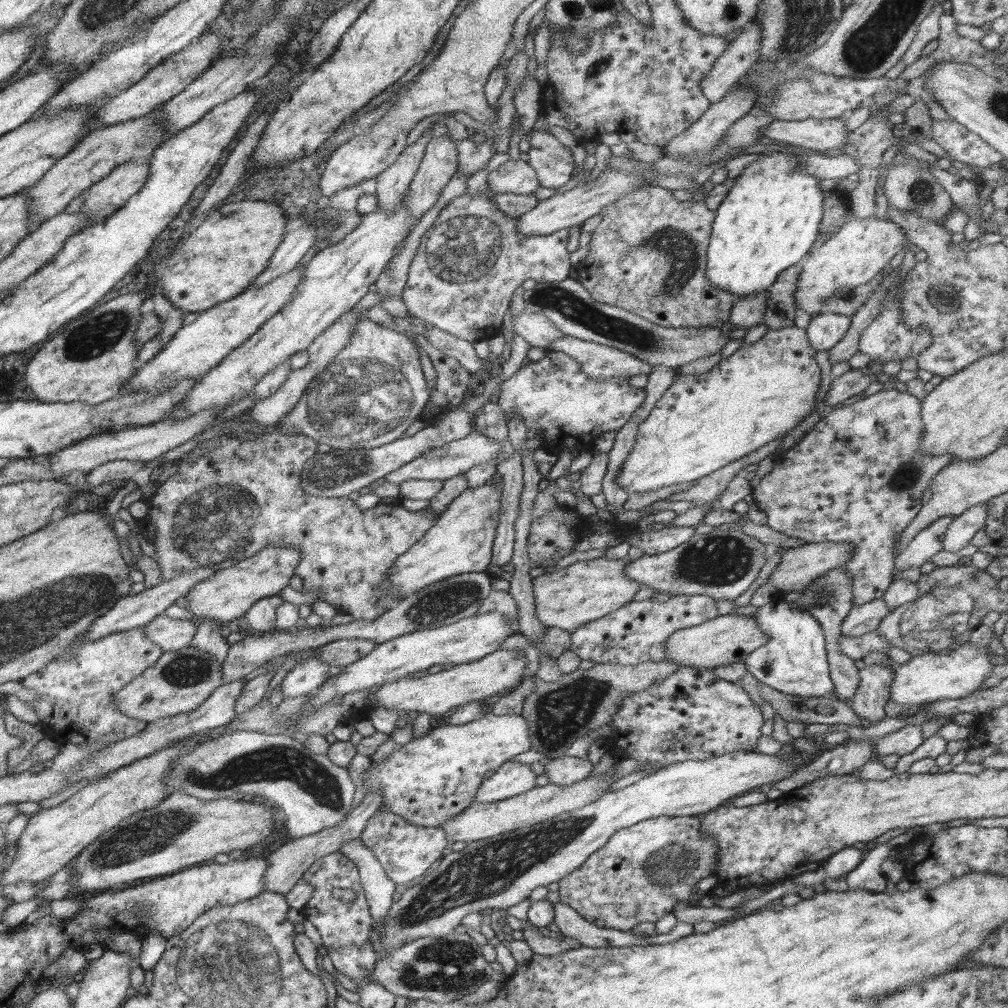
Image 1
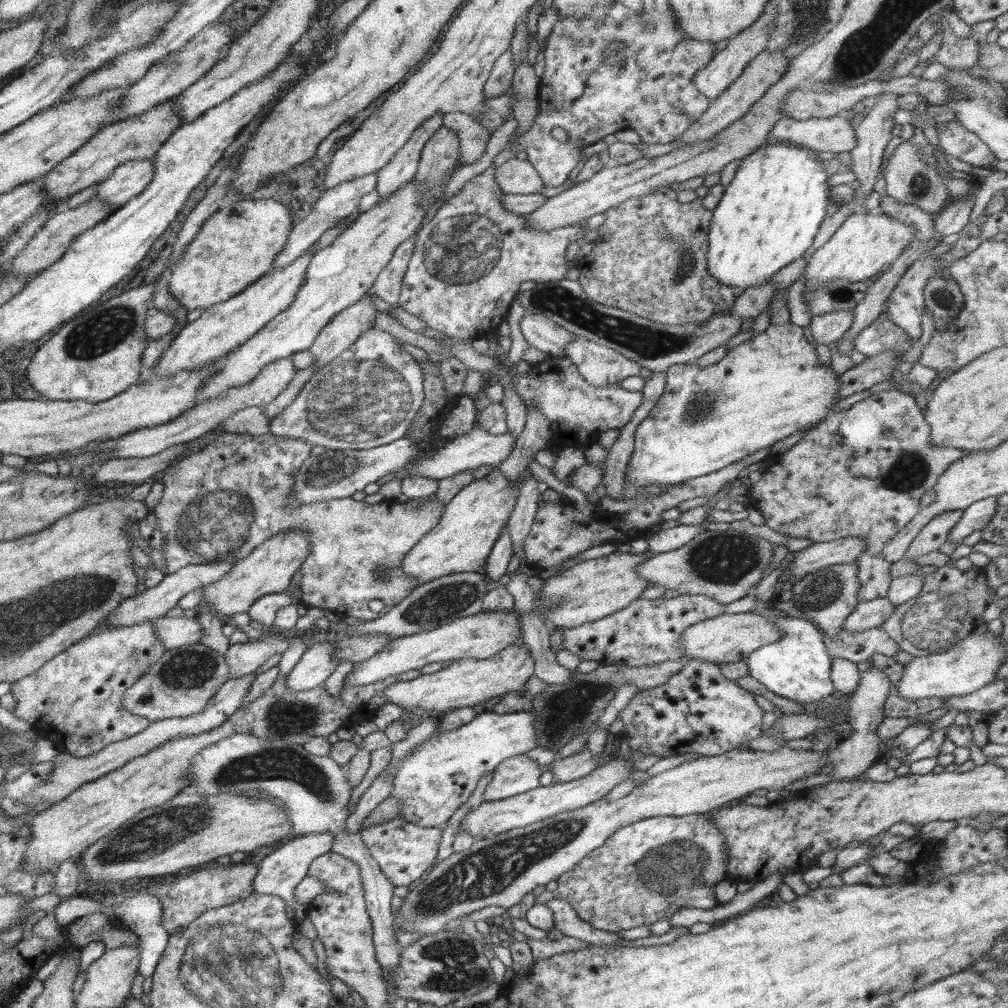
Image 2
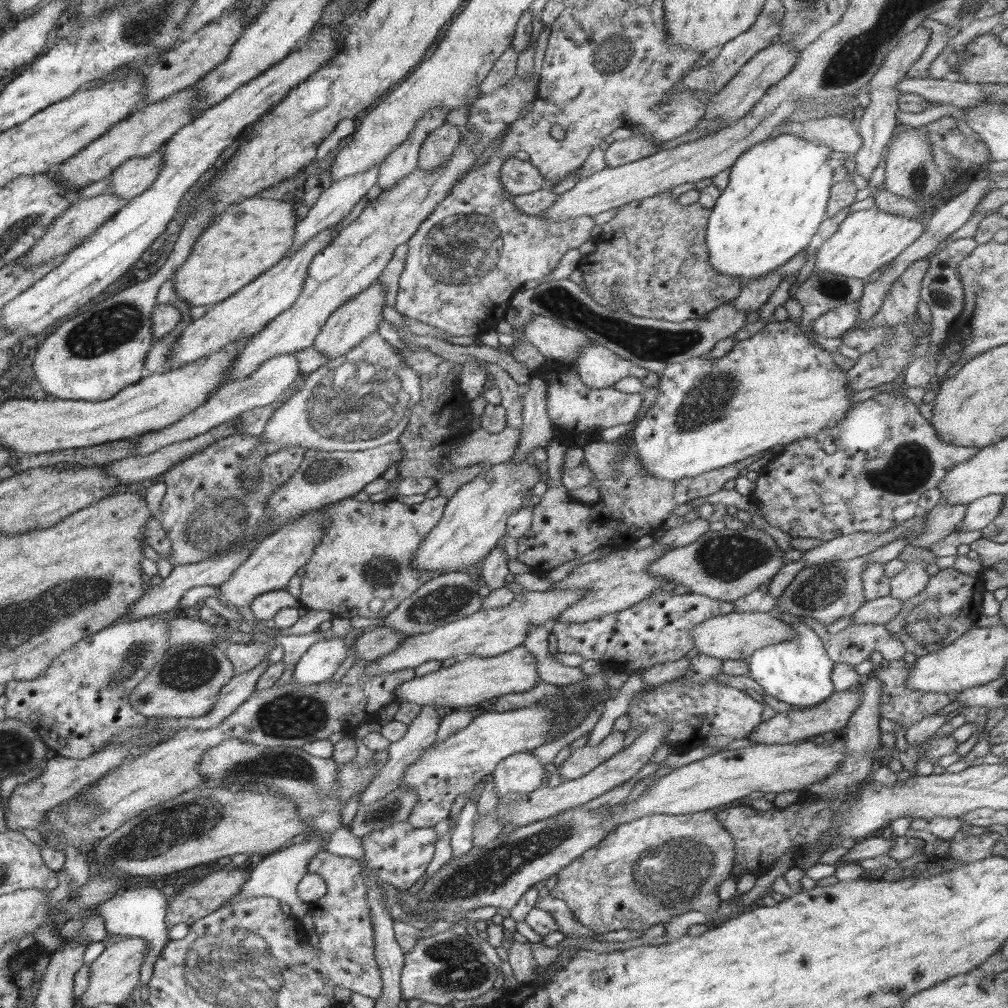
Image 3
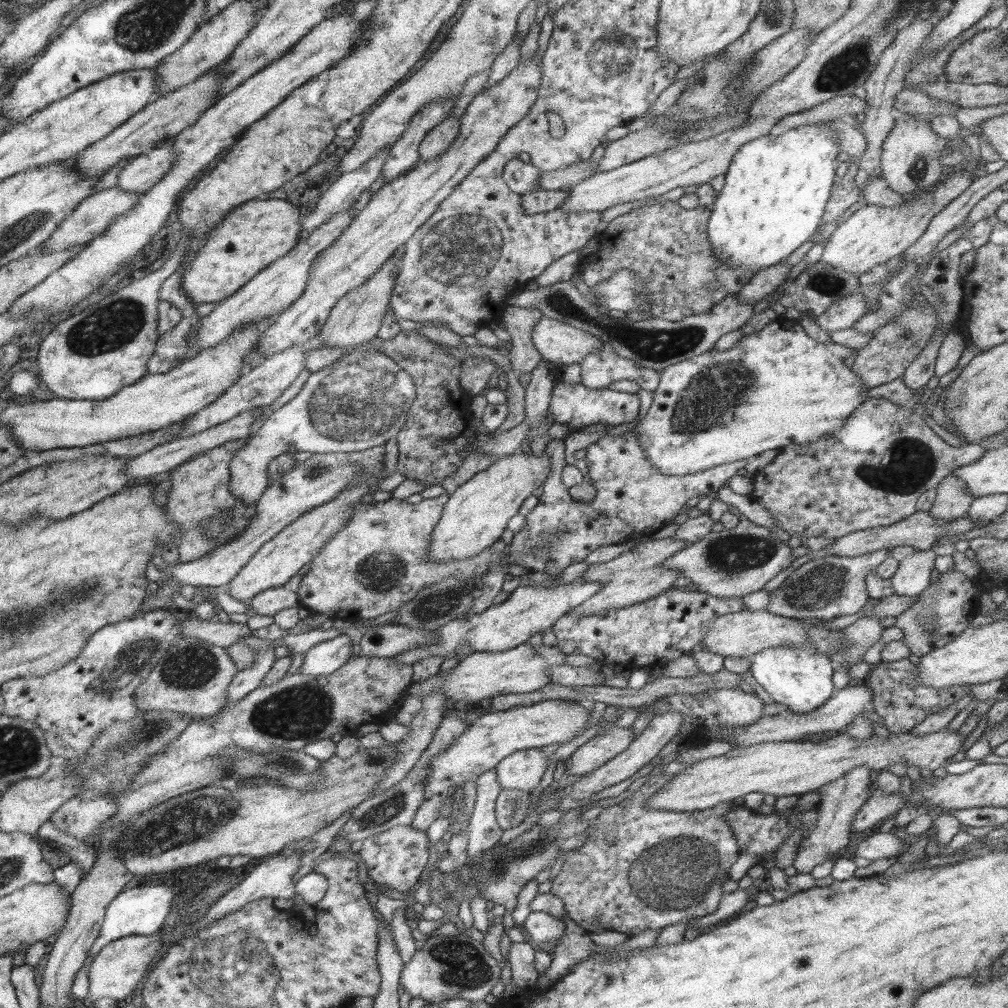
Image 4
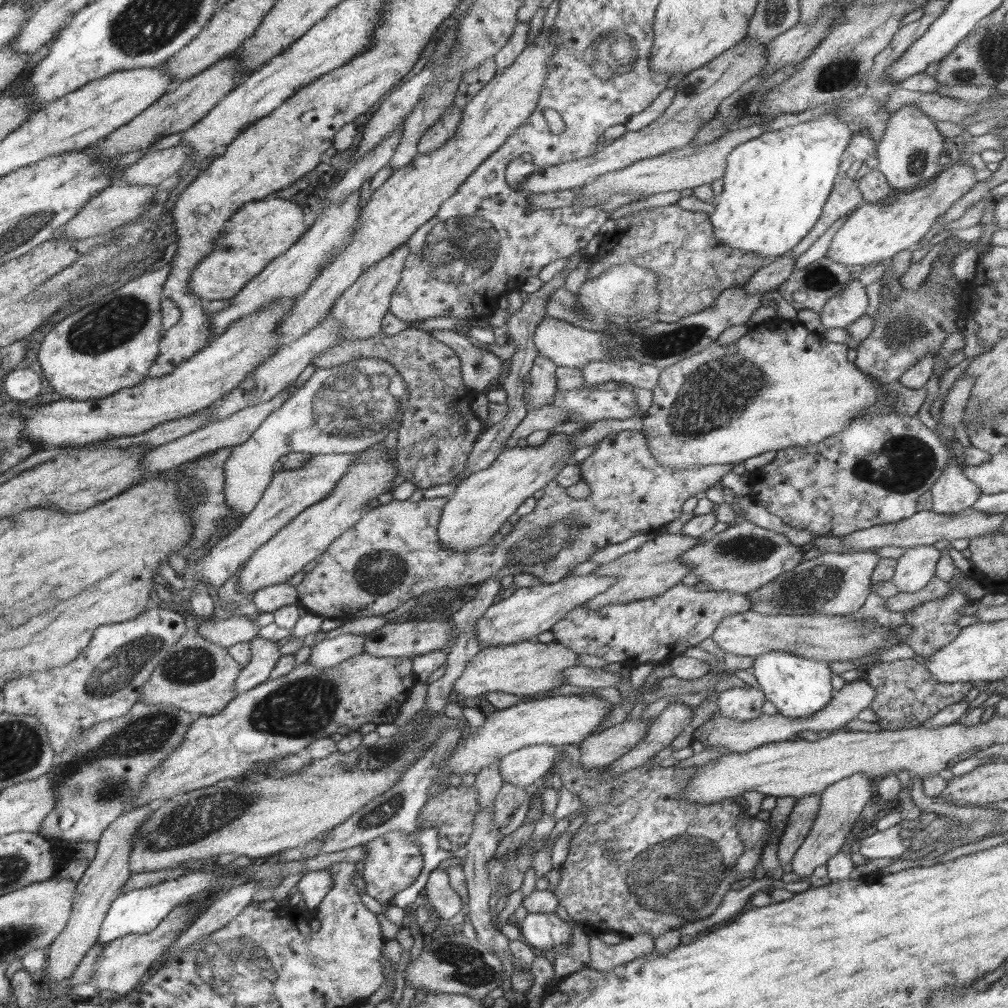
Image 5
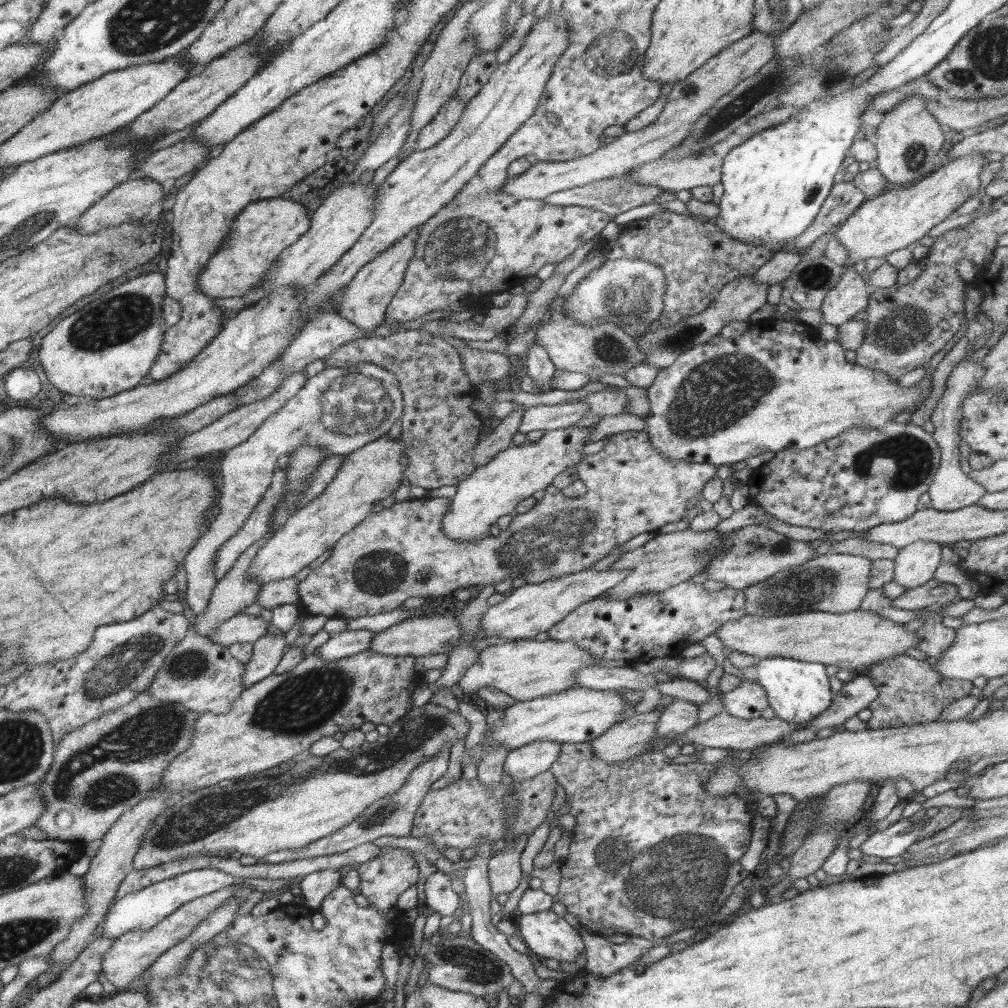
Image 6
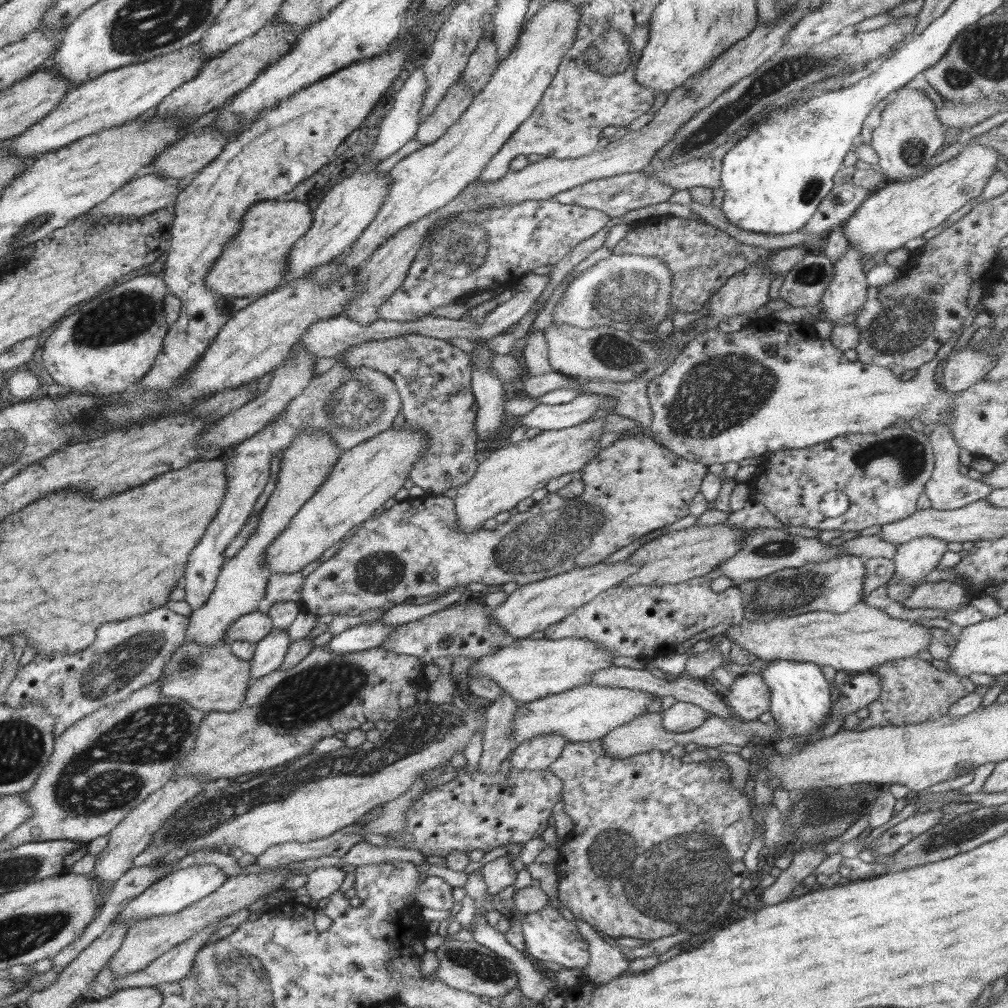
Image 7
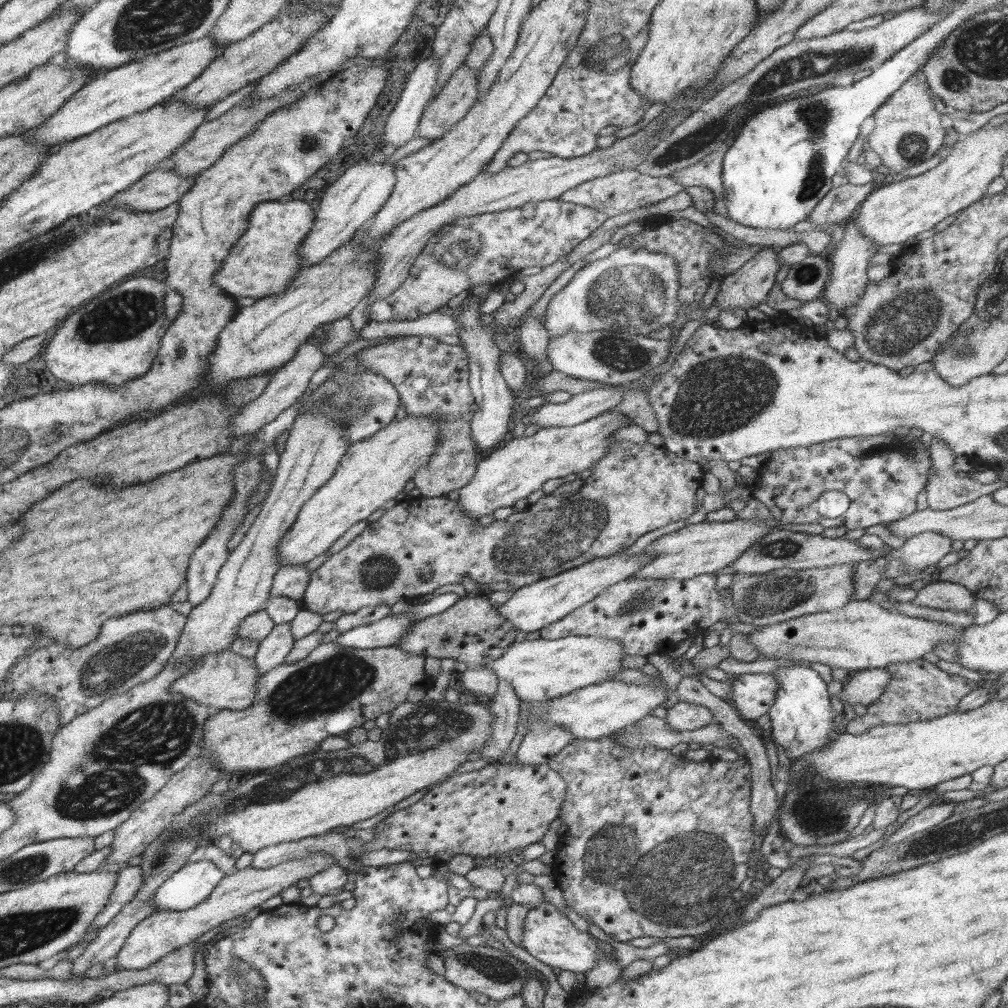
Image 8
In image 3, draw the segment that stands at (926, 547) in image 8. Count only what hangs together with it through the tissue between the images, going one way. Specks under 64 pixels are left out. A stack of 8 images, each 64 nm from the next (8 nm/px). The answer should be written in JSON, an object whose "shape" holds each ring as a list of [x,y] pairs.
{"shape":[[[912,561],[906,563],[905,569],[891,577],[892,598],[906,601],[914,598],[916,594],[922,592],[929,581],[929,575],[926,571],[926,564],[922,561]]]}

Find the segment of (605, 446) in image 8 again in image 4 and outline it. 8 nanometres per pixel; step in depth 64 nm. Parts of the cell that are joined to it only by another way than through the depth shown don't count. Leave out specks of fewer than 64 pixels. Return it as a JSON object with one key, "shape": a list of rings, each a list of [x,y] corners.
{"shape":[[[516,452],[496,459],[488,468],[472,475],[470,480],[464,482],[454,493],[449,496],[444,505],[439,523],[434,527],[429,546],[429,559],[435,563],[446,561],[464,560],[476,556],[485,548],[491,547],[496,540],[501,538],[507,529],[508,521],[518,513],[522,502],[543,485],[551,471],[551,458],[546,454]]]}

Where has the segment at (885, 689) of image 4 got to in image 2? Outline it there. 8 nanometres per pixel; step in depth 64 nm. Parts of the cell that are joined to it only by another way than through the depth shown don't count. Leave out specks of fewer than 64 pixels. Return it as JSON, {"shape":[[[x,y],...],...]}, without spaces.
{"shape":[[[873,654],[868,660],[870,666],[881,670],[892,682],[888,698],[884,706],[884,717],[914,718],[942,709],[948,698],[922,698],[922,700],[902,700],[898,696],[898,682],[902,679],[905,664],[898,662],[895,657]]]}

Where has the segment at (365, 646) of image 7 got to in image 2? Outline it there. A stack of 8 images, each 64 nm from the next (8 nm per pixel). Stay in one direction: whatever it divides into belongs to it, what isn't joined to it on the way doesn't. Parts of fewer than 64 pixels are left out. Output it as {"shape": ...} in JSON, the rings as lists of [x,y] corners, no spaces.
{"shape":[[[331,641],[309,646],[289,672],[286,688],[292,692],[304,692],[323,687],[337,667],[337,662],[333,659],[335,652],[335,644]]]}

